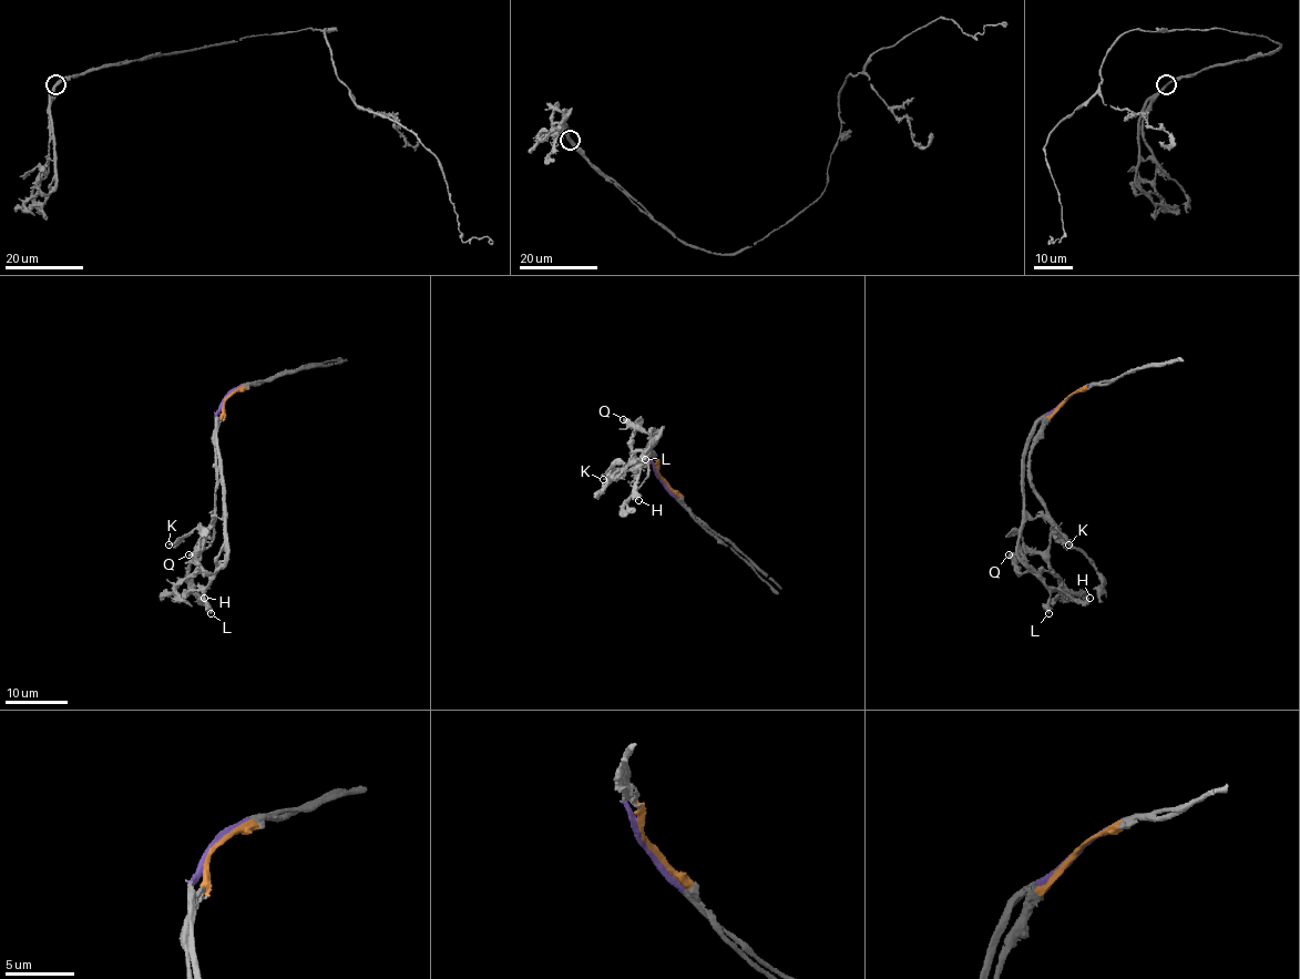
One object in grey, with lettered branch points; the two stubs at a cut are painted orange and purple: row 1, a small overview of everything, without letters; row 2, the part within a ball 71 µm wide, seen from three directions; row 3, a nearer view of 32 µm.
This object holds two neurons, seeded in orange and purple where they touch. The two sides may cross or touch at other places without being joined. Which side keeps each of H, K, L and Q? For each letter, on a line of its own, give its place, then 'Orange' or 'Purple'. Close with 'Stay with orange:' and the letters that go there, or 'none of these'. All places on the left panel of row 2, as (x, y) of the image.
H: Place: (204, 598). Purple
K: Place: (169, 544). Orange
L: Place: (211, 613). Purple
Q: Place: (188, 554). Purple
Stay with orange: K

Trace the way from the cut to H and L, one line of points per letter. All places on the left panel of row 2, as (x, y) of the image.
H: (226, 397), (216, 414), (224, 547), (216, 559), (216, 573), (204, 598)
L: (226, 397), (216, 414), (224, 547), (218, 556), (216, 573), (204, 592), (211, 613)

